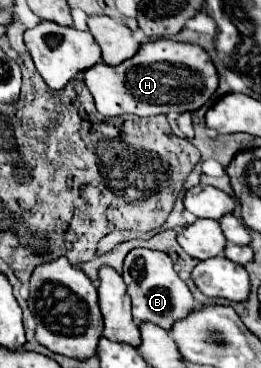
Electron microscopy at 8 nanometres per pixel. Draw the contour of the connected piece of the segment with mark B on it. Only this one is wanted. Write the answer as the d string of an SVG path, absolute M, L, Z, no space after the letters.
M133 249L123 263L123 281L133 299L133 317L137 323L155 323L161 329L171 329L173 321L185 317L195 309L195 299L183 279L173 269L173 261L167 253L151 249Z

